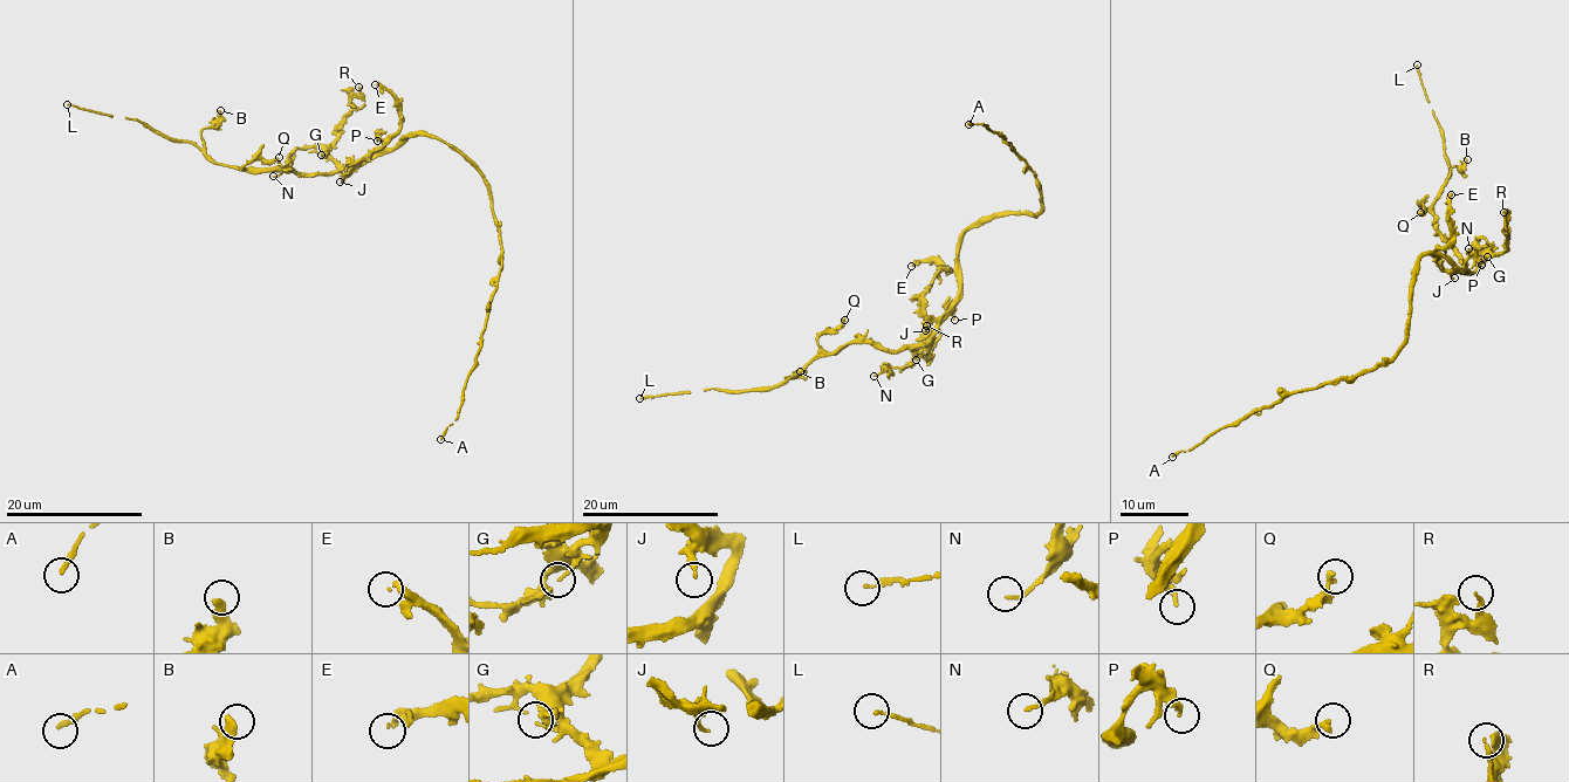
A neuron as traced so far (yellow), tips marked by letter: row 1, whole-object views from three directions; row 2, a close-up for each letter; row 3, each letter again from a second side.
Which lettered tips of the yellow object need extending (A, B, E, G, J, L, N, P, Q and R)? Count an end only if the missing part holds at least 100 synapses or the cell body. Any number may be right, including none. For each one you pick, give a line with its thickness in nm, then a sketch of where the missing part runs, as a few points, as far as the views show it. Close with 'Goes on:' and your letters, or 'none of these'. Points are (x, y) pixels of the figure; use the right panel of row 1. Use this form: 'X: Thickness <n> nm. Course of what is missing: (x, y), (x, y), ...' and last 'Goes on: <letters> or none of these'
E: Thickness 220 nm. Course of what is missing: (1451, 194), (1438, 153), (1447, 136), (1445, 130), (1450, 131), (1452, 153), (1458, 160), (1485, 166)
Goes on: E

